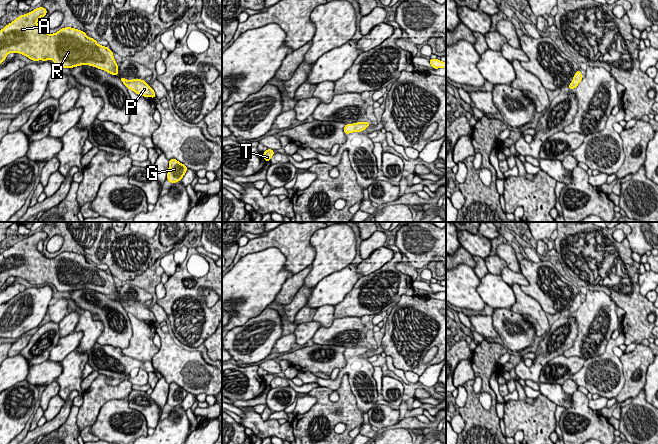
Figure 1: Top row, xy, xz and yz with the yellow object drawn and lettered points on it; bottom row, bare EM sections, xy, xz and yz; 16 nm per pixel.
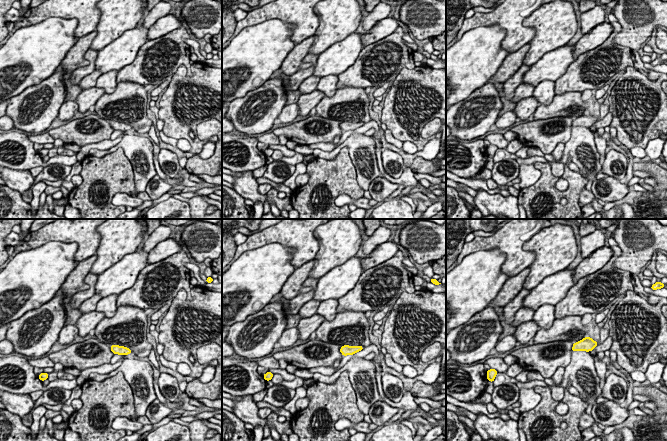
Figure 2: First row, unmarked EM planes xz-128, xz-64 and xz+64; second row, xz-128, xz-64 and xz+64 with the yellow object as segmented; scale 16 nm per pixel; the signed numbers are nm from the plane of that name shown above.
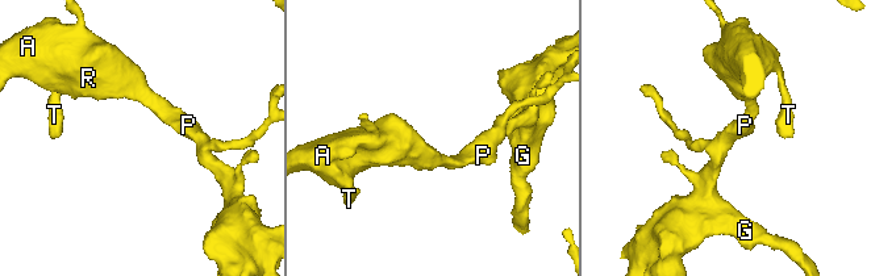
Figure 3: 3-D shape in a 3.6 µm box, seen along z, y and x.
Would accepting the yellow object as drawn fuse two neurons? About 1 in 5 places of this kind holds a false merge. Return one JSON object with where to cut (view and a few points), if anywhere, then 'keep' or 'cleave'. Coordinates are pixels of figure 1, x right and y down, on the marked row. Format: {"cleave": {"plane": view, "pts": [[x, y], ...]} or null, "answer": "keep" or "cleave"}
{"cleave": null, "answer": "keep"}

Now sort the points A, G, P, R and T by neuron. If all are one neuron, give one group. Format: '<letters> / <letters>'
A G P R T

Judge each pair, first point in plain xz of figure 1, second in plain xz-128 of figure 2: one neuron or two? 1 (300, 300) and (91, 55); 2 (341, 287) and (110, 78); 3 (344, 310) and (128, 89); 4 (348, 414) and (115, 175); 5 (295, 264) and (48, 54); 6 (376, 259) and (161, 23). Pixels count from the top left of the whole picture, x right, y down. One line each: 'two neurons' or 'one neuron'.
1: one neuron
2: two neurons
3: two neurons
4: one neuron
5: two neurons
6: one neuron

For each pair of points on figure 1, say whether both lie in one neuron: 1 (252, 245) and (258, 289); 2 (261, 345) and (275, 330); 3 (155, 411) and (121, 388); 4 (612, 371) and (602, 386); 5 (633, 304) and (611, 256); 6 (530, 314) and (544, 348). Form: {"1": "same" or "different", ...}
{"1": "different", "2": "same", "3": "different", "4": "same", "5": "same", "6": "different"}

